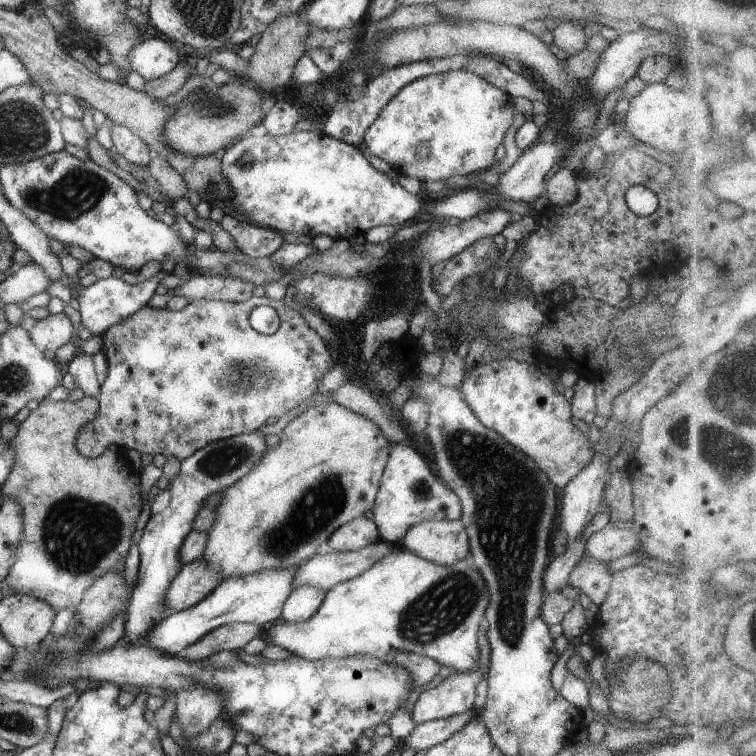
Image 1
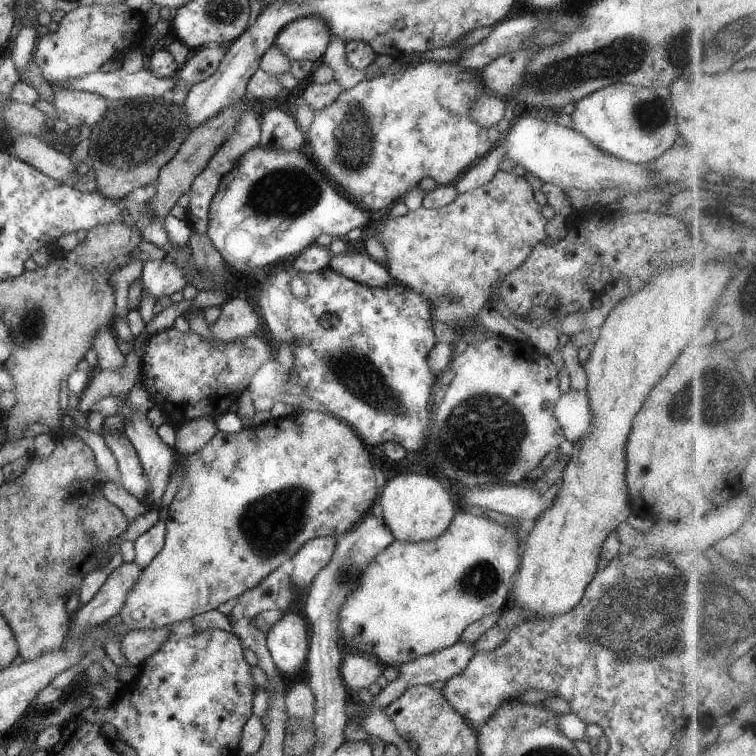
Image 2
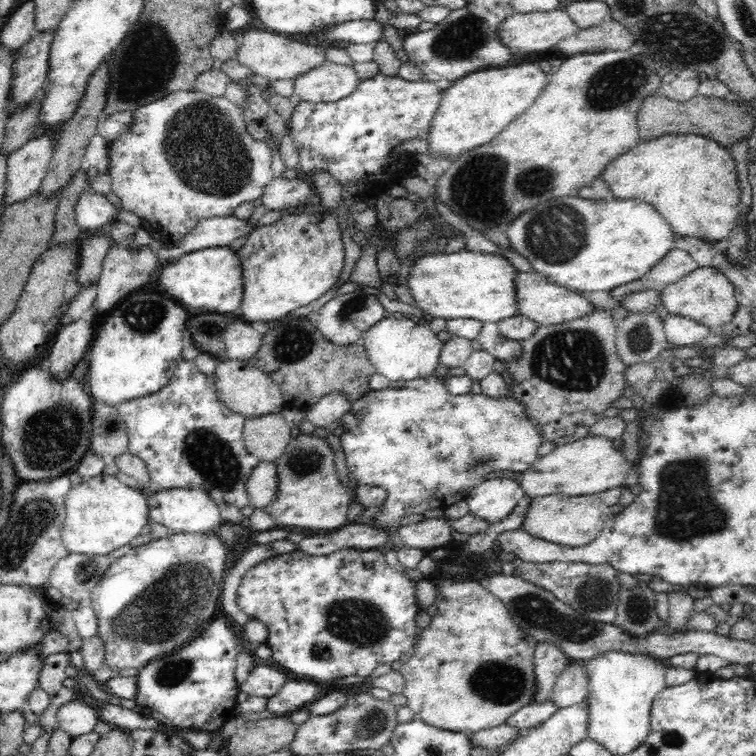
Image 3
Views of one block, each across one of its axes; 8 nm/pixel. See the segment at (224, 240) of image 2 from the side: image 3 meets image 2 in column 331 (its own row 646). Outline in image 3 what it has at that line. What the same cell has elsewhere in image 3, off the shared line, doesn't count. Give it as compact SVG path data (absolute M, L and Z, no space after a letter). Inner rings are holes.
M214 617L206 627L173 653L151 660L137 674L136 710L178 729L215 733L235 715L239 684L234 677L236 643L226 618Z

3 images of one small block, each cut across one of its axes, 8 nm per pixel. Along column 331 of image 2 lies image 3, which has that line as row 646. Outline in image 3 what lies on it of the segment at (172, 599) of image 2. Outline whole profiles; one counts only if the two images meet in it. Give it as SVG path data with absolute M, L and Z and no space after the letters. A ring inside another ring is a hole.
M443 577L436 582L437 593L434 606L437 612L431 616L430 623L419 631L414 648L414 655L407 662L403 662L399 668L400 674L405 678L403 695L406 697L406 705L414 712L414 719L426 724L434 725L436 728L446 729L454 732L472 734L486 728L494 728L503 725L514 712L518 712L522 706L534 703L534 692L536 692L536 679L534 679L534 652L537 645L536 639L532 635L522 631L512 619L506 609L506 605L488 592L482 584L476 582L474 578L452 579Z

